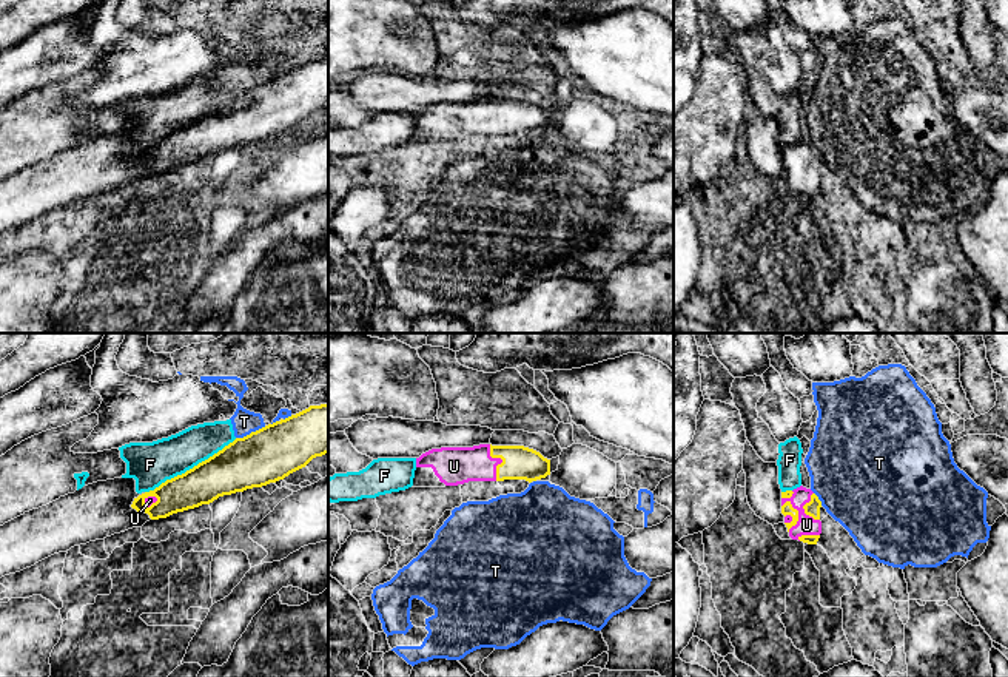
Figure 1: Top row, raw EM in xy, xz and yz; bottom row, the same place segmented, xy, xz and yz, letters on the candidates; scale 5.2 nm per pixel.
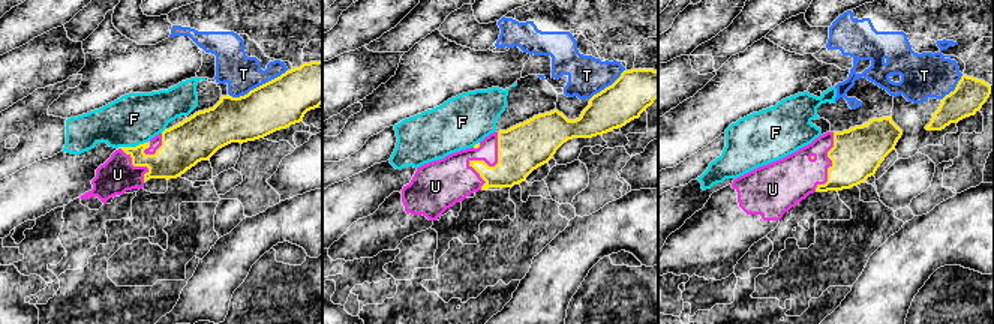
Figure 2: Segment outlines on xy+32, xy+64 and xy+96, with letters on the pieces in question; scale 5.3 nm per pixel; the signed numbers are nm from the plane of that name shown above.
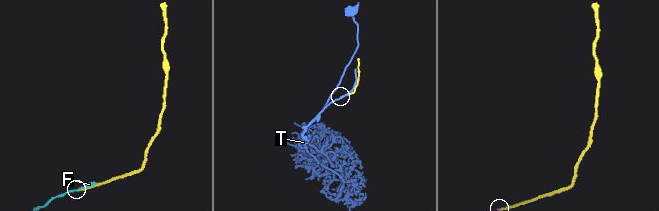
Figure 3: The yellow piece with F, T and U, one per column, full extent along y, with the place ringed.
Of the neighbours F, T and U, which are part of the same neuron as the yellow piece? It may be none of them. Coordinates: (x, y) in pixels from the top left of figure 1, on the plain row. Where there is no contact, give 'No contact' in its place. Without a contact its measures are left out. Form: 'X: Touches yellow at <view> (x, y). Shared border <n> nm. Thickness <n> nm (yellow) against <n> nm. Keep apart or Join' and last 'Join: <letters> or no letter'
F: Touches yellow at xy (190, 124). Shared border 550 nm. Thickness 240 nm (yellow) against 220 nm. Keep apart
T: Touches yellow at xy (252, 87). Shared border 170 nm. Thickness 280 nm (yellow) against 130 nm. Keep apart
U: Touches yellow at yz (797, 165). Shared border 220 nm. Thickness 60 nm (yellow) against 100 nm. Join
Join: U

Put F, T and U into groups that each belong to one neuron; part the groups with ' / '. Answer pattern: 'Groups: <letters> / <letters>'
Groups: F / T / U

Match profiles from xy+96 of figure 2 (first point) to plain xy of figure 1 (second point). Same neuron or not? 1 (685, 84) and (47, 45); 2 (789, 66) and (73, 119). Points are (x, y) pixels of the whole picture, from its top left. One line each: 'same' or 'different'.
1: same
2: different

